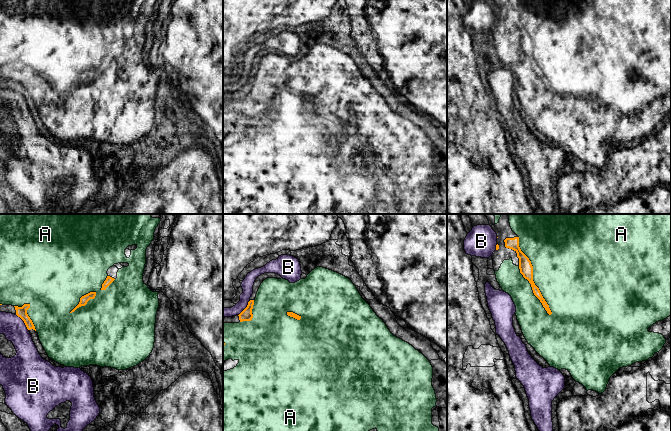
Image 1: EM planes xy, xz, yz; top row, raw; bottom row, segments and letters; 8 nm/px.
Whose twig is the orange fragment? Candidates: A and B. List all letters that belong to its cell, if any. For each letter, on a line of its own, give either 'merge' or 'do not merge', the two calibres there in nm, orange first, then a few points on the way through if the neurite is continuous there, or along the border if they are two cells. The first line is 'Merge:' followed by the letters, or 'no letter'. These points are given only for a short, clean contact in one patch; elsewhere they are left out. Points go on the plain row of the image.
Merge: A
A: merge; 110 nm thick on the orange side, 480 nm on the other
B: do not merge; 90 nm thick on the orange side, 190 nm on the other

